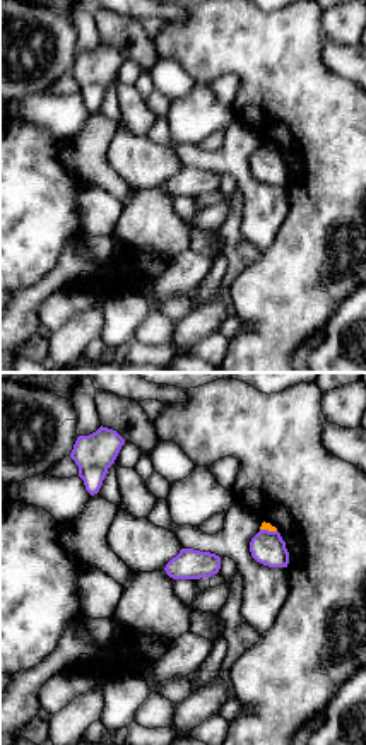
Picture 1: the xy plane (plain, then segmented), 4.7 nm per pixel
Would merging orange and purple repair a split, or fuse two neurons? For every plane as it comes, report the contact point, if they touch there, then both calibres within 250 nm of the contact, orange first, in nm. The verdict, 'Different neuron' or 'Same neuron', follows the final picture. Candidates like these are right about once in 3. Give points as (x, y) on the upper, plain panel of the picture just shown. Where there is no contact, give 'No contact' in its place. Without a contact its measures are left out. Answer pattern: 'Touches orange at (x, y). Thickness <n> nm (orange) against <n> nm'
Touches orange at (269, 147). Thickness 40 nm (orange) against 160 nm

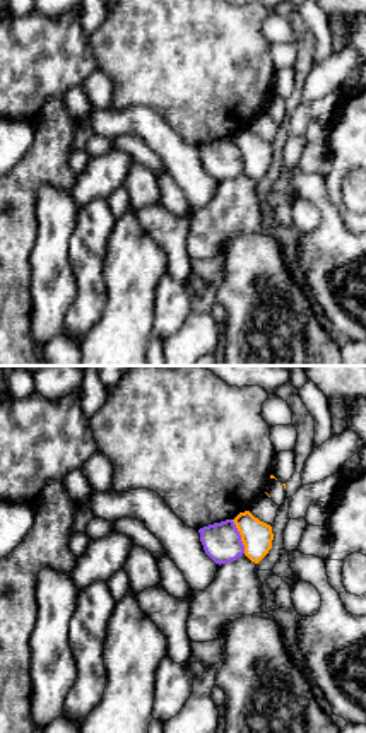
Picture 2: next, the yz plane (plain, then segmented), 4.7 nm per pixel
Touches orange at (242, 154). Thickness 150 nm (orange) against 180 nm

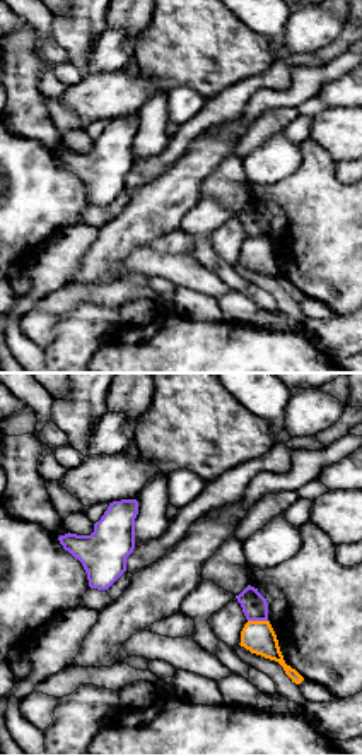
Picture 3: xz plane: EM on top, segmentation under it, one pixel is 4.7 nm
Touches orange at (258, 238). Thickness 160 nm (orange) against 120 nm

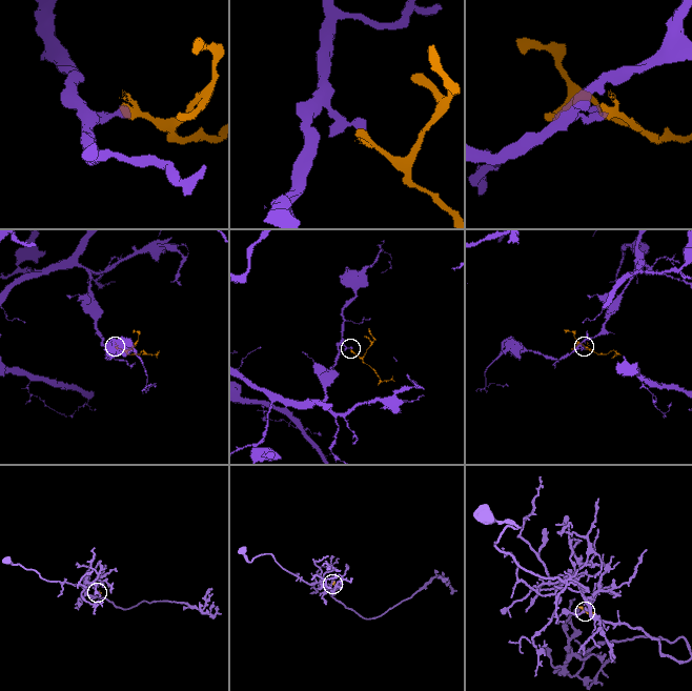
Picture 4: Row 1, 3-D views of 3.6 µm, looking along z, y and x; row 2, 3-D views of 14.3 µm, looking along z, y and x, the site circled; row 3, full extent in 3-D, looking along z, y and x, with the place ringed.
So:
Different neuron

